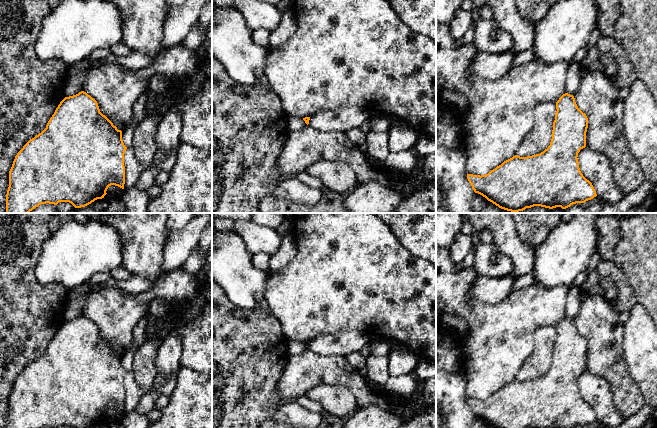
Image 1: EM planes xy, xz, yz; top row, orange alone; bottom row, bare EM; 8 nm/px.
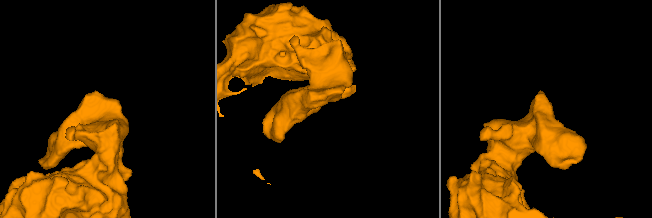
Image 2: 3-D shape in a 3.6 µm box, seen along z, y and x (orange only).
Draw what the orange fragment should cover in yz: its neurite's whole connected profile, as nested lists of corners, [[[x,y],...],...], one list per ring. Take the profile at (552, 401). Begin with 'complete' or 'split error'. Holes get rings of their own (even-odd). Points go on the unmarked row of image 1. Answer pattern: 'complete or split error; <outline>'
complete; [[[563,318],[556,326],[550,369],[540,378],[520,381],[518,379],[504,385],[486,399],[467,398],[467,403],[475,417],[493,428],[576,428],[585,427],[597,420],[592,407],[580,395],[578,377],[586,371],[588,342],[577,330],[573,319]]]

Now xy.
complete; [[[84,315],[65,321],[46,352],[15,380],[6,428],[91,428],[104,422],[111,409],[124,413],[126,373],[122,355],[100,336],[94,322]]]

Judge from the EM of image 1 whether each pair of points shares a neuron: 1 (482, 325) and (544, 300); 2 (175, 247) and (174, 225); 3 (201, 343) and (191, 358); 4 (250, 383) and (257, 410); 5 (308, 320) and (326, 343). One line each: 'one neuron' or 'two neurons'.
1: one neuron
2: two neurons
3: one neuron
4: one neuron
5: two neurons

